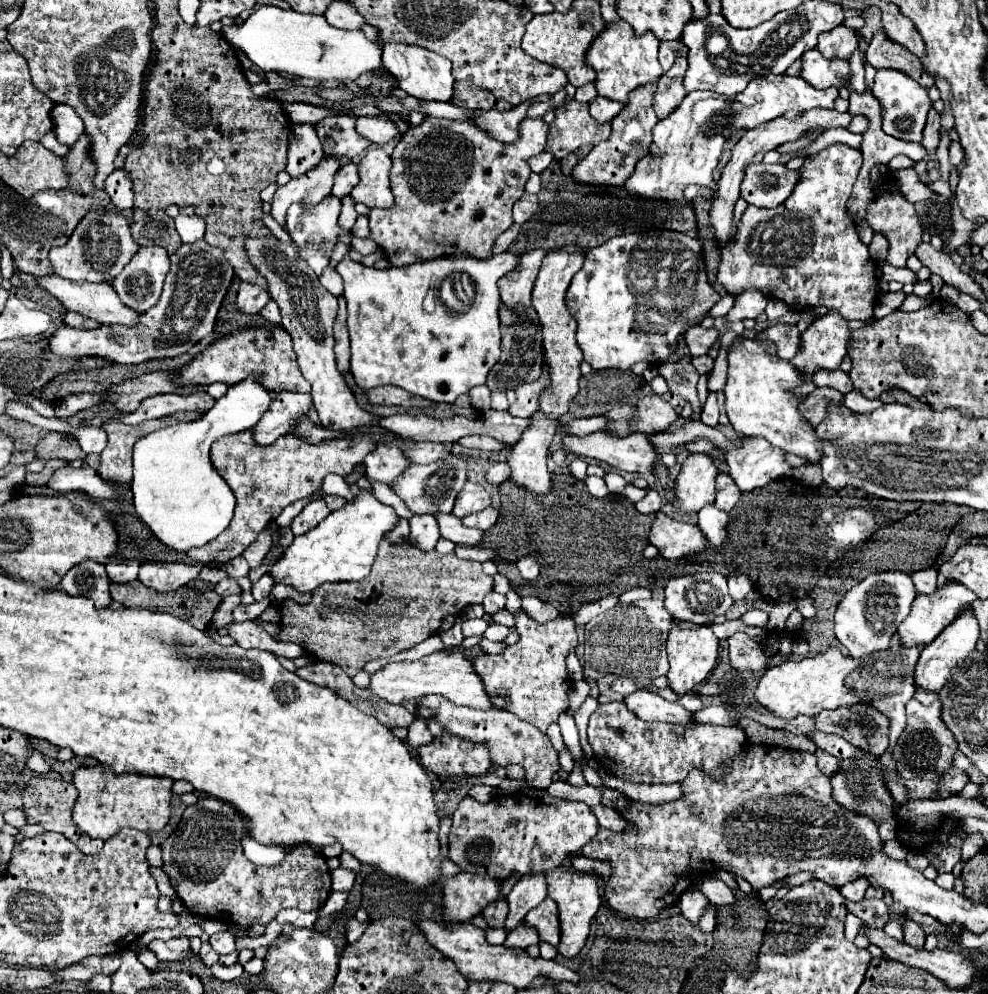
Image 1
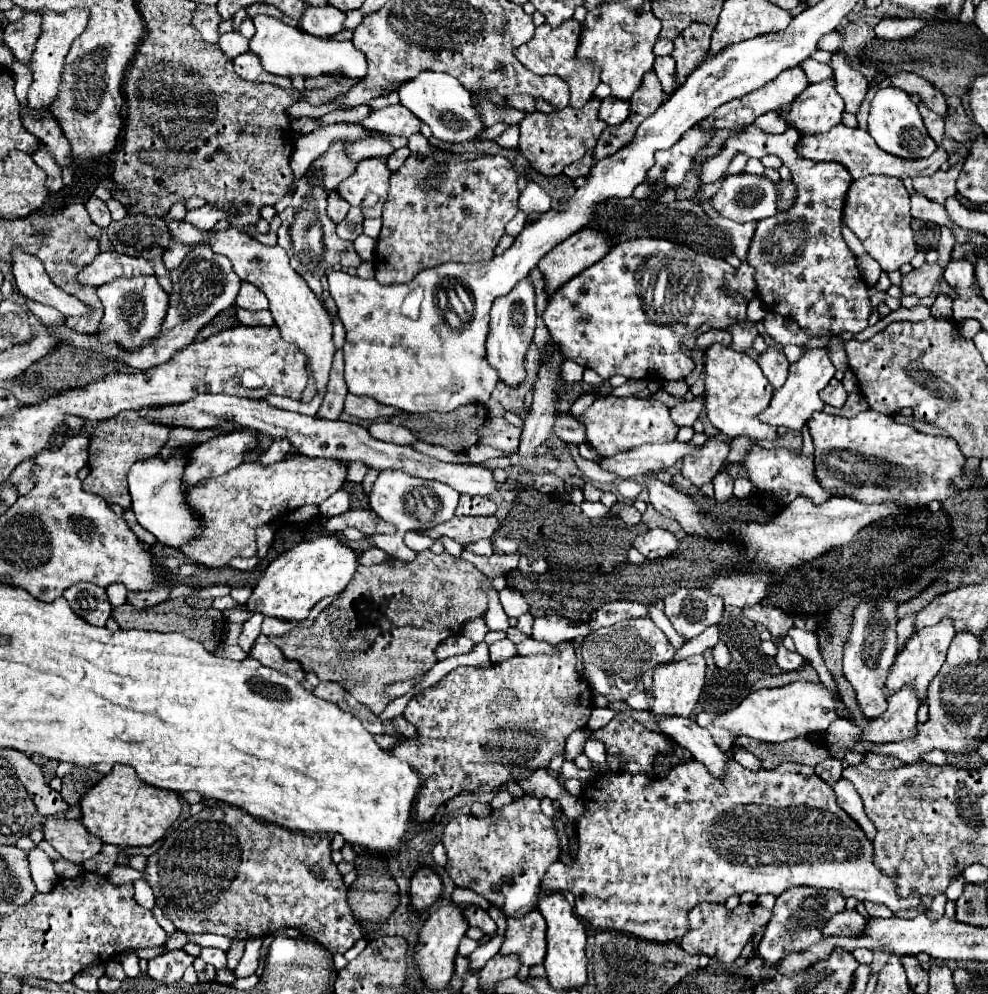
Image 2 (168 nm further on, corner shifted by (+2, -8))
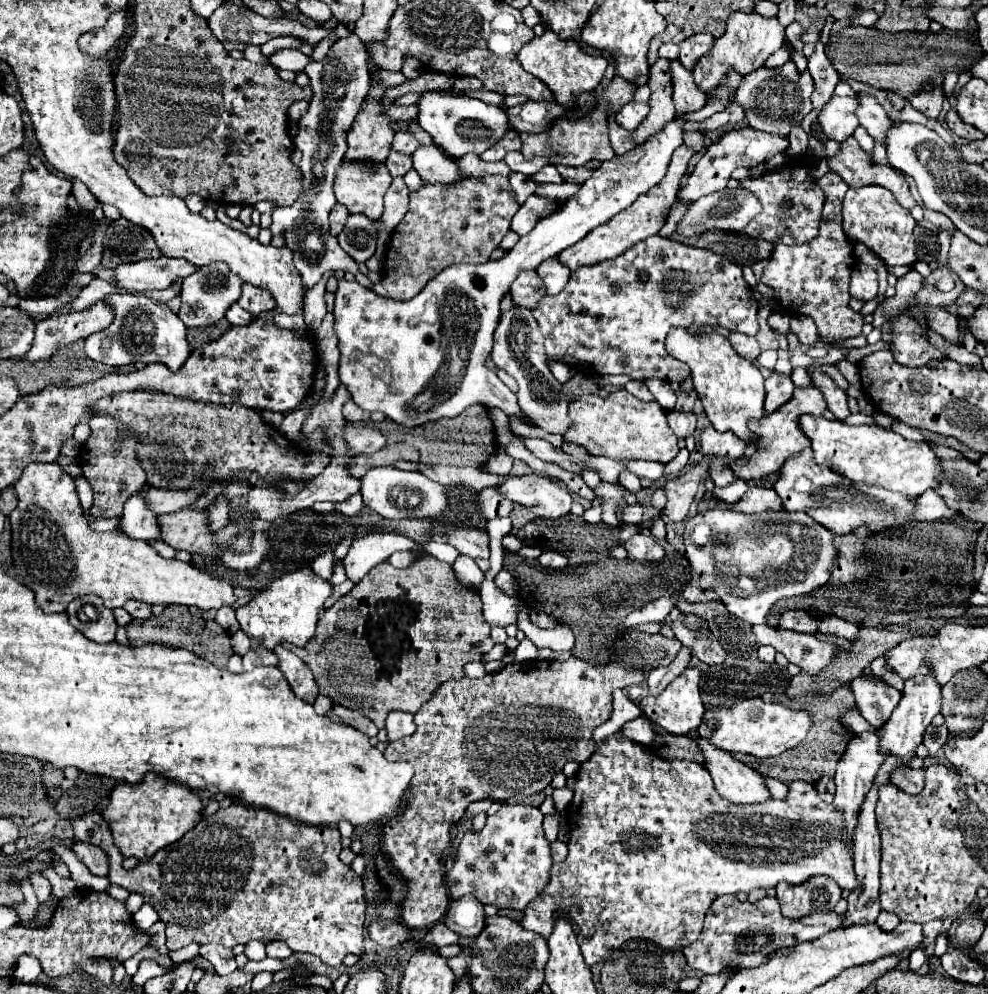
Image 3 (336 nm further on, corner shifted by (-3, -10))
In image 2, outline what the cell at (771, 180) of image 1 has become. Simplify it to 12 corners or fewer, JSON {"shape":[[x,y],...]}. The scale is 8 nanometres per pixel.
{"shape":[[763,175],[725,179],[713,203],[745,223],[775,215],[779,187]]}

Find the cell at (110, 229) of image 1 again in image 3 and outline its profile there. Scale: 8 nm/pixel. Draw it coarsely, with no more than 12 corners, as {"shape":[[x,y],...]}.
{"shape":[[144,259],[114,269],[118,287],[168,289],[198,271],[186,259]]}

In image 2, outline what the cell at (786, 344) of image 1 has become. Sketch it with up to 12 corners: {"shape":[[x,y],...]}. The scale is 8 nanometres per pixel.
{"shape":[[775,347],[757,363],[775,389],[785,383],[789,361]]}

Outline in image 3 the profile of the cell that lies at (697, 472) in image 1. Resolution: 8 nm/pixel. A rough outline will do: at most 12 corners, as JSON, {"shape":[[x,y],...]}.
{"shape":[[712,425],[702,431],[704,455],[740,459],[746,441],[732,431],[718,433]]}

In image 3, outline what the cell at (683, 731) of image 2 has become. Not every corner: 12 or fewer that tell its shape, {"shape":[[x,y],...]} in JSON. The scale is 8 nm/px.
{"shape":[[698,745],[722,799],[736,805],[772,799],[764,777],[752,767]]}

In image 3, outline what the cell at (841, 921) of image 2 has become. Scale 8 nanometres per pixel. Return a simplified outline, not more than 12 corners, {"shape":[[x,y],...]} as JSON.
{"shape":[[718,897],[688,965],[760,967],[842,915],[784,917],[776,897]]}

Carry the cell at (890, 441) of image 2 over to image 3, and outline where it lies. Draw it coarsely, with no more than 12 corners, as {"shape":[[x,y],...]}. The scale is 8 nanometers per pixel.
{"shape":[[798,417],[816,463],[908,497],[938,457],[882,427]]}

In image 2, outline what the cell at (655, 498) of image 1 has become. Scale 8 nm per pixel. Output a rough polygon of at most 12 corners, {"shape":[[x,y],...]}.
{"shape":[[633,505],[623,507],[617,517],[627,525],[637,525],[641,513]]}

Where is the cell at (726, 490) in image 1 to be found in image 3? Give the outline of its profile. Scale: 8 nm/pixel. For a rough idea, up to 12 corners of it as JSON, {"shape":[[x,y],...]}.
{"shape":[[710,457],[710,479],[716,487],[734,481],[724,457]]}

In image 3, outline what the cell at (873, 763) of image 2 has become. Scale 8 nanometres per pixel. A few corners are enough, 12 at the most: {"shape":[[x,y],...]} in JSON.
{"shape":[[898,767],[892,781],[908,795],[924,789],[924,769]]}

